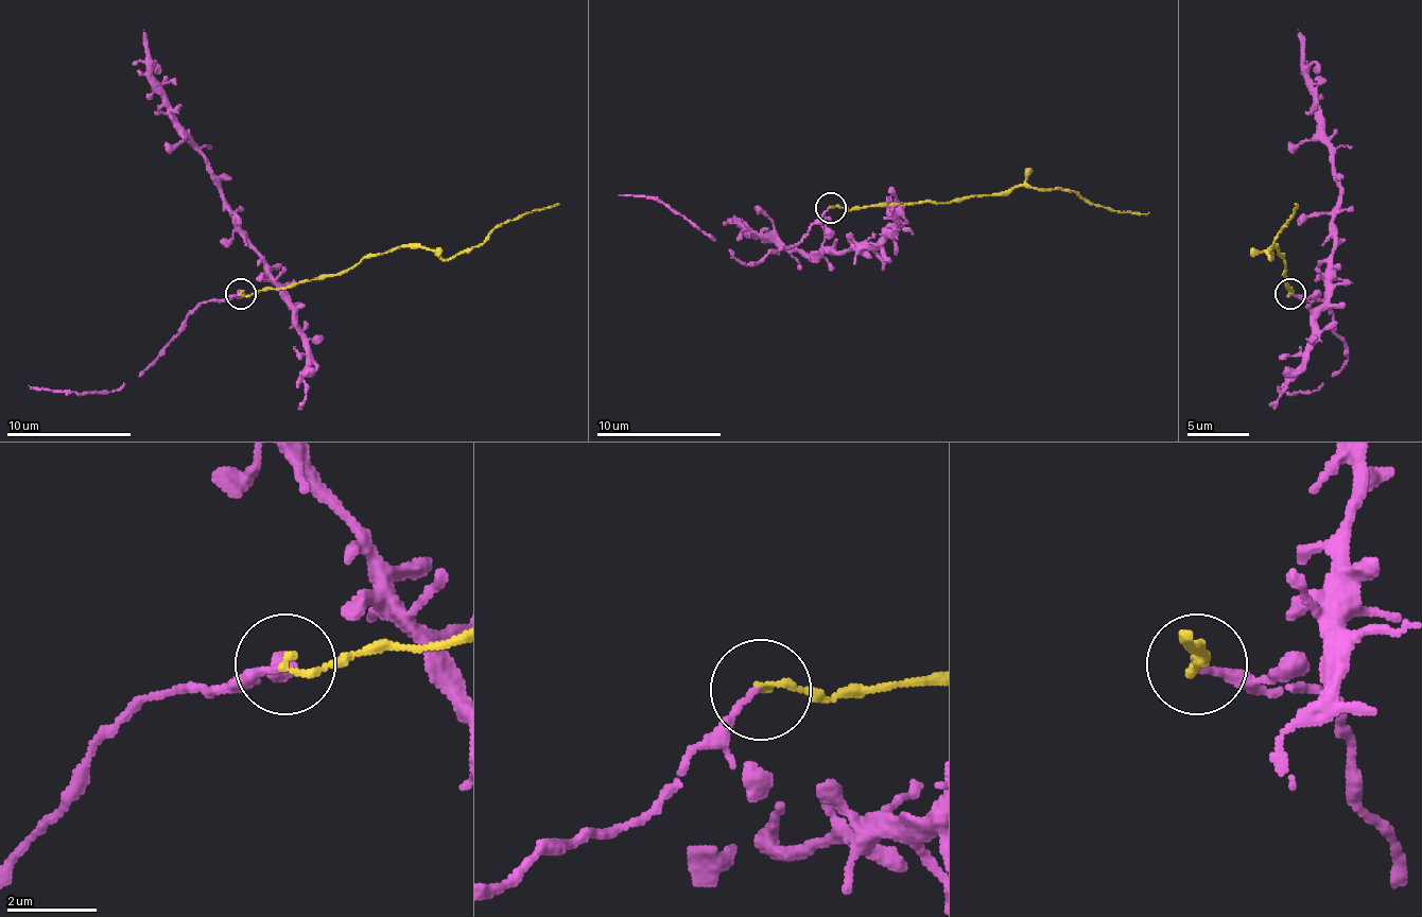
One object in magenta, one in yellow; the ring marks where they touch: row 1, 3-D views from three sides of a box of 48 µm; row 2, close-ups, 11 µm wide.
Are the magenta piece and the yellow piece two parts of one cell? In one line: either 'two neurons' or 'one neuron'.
one neuron

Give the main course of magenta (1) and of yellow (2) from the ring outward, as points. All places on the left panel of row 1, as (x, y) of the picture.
1: (240, 293), (230, 296), (264, 271), (224, 199), (221, 180), (180, 127), (152, 74), (143, 31)
2: (240, 293), (249, 296), (333, 277), (402, 245), (455, 258), (502, 224), (558, 202)

